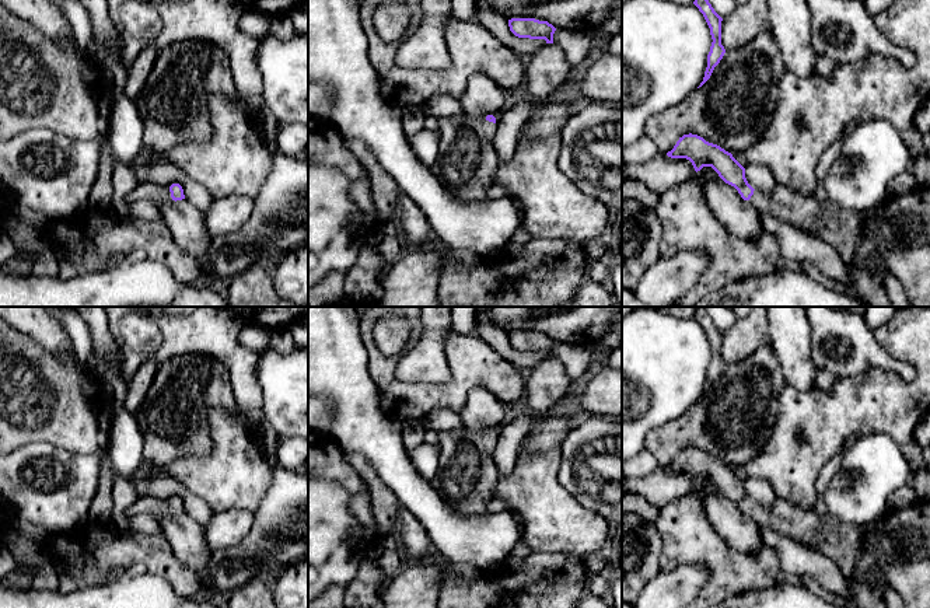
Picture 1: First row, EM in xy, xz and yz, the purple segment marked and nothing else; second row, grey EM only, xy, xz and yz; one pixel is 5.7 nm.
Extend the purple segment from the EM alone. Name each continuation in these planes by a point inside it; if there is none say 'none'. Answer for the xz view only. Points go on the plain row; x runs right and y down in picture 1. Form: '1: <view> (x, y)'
1: xz (467, 475)

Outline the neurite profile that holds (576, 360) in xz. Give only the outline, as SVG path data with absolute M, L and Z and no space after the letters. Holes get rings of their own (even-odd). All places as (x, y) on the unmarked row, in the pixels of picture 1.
M556 342L553 347L553 357L556 357L564 367L570 380L578 380L592 363L594 346L574 346L570 343Z

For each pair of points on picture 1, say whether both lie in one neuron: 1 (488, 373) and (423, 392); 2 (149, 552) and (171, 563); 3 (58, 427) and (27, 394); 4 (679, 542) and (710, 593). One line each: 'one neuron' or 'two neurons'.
1: one neuron
2: one neuron
3: one neuron
4: one neuron

